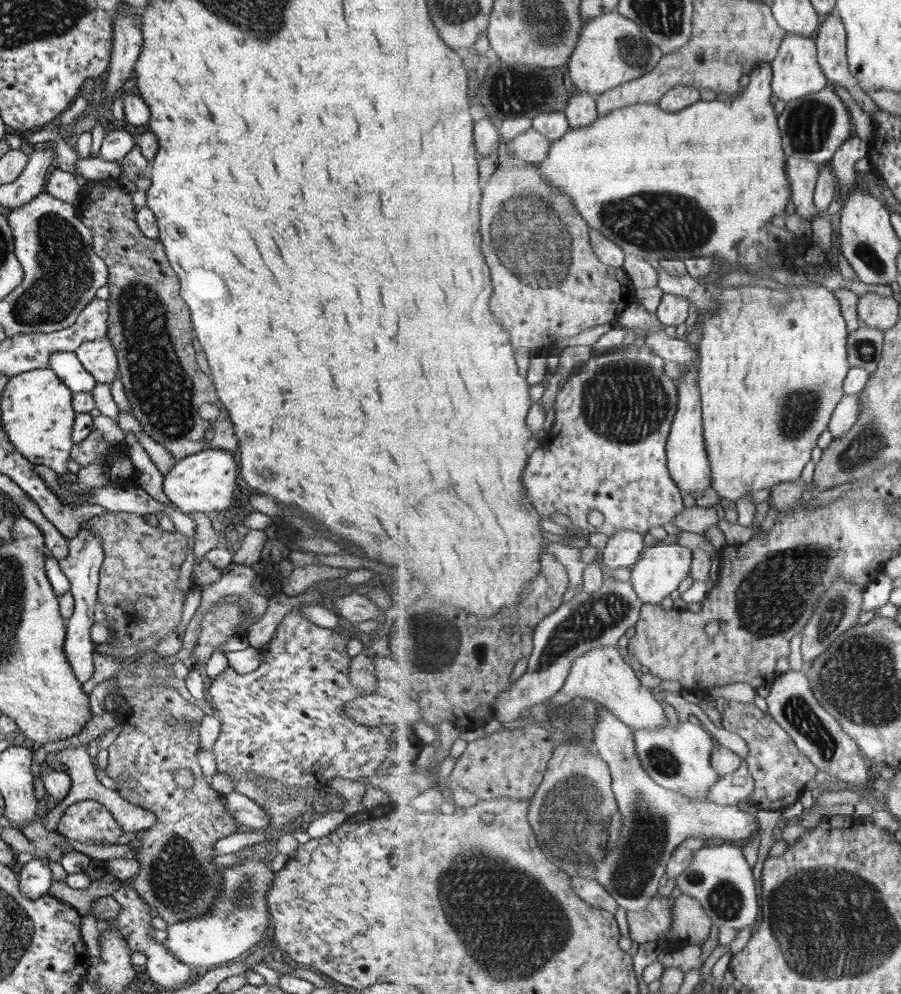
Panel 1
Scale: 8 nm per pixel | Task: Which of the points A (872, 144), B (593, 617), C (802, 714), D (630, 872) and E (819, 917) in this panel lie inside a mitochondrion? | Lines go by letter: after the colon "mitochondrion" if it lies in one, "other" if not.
A: other
B: mitochondrion
C: mitochondrion
D: mitochondrion
E: mitochondrion

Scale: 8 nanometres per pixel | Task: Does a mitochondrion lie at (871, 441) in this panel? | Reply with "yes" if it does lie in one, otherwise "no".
yes

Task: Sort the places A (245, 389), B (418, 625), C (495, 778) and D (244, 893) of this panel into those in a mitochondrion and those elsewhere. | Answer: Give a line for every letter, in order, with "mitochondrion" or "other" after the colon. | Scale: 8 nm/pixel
A: other
B: other
C: other
D: mitochondrion

